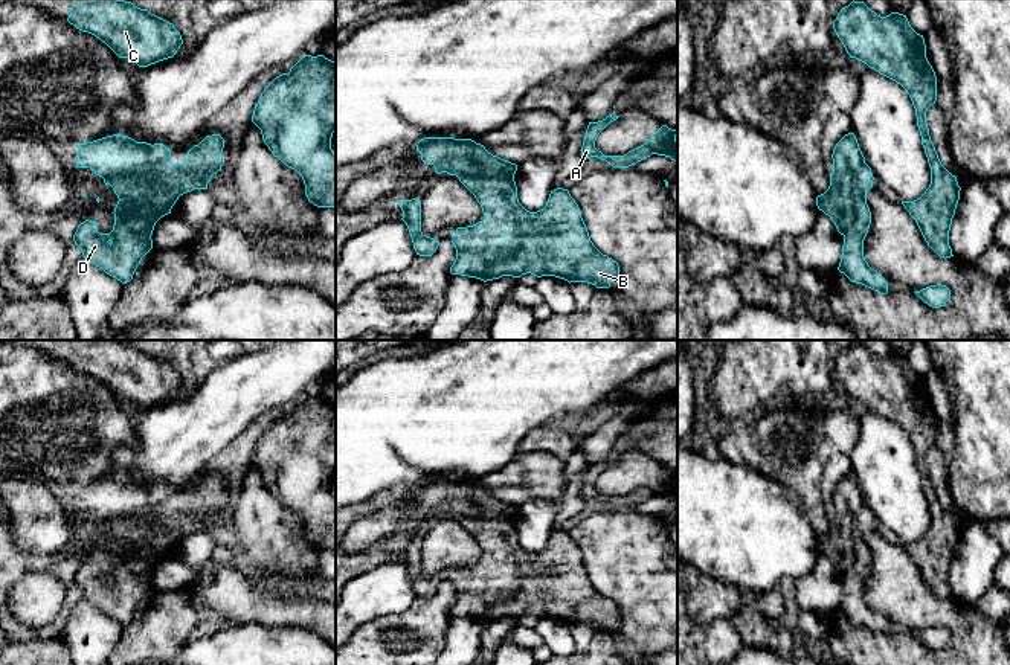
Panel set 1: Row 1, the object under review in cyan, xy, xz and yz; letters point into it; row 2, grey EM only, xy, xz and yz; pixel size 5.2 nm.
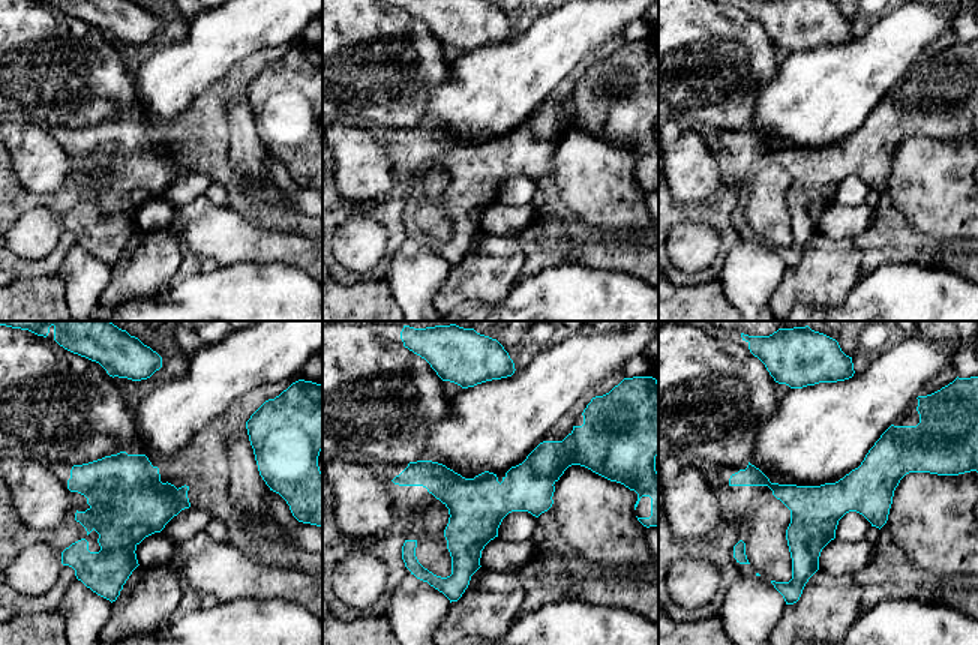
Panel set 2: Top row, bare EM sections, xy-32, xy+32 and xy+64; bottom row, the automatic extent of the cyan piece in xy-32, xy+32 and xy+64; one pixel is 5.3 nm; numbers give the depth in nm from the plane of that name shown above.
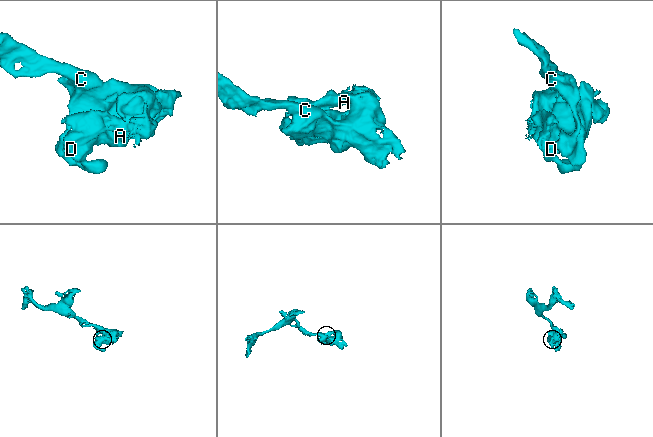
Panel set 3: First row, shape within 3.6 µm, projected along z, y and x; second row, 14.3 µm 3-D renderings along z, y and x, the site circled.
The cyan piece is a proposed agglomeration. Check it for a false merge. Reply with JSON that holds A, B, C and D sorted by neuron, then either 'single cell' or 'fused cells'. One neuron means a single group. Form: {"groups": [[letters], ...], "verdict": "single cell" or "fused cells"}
{"groups": [["A"], ["B", "C", "D"]], "verdict": "fused cells"}

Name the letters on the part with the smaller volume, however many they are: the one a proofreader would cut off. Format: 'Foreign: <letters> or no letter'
Foreign: A

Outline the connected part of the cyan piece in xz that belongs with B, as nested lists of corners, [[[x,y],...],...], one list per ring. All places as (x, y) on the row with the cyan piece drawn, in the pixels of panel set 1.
[[[456,175],[482,207],[484,220],[452,233],[456,259],[452,275],[476,278],[484,282],[502,276],[520,278],[531,273],[537,278],[555,276],[571,282],[587,282],[609,288],[619,276],[616,261],[603,255],[590,241],[581,210],[568,189],[551,191],[548,203],[537,212],[526,210],[517,198],[514,177]]]

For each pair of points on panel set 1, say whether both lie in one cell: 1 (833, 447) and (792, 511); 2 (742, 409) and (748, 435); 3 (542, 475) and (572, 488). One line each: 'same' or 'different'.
1: different
2: different
3: different

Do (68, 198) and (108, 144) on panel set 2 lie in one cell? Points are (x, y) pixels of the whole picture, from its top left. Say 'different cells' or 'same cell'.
same cell

